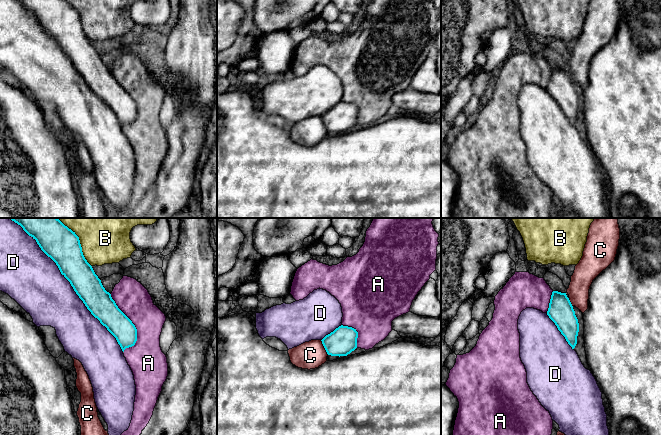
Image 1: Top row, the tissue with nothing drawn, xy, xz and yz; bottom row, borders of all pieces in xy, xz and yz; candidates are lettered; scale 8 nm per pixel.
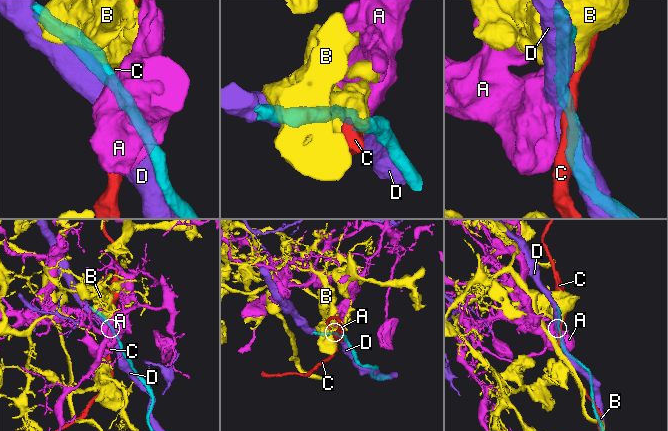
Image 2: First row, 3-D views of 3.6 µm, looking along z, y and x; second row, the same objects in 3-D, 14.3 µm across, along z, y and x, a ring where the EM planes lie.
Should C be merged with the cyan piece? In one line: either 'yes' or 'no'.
no

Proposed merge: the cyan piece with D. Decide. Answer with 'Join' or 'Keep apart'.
Join

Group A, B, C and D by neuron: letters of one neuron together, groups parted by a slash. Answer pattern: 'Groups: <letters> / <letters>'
Groups: A / B / C / D

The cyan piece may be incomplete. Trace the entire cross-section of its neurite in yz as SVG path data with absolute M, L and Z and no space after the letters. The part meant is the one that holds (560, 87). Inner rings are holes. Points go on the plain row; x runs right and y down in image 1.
M553 67L549 79L549 84L546 89L534 84L526 84L523 86L518 95L518 106L520 109L520 134L527 148L527 159L537 173L541 181L550 189L552 196L559 201L559 207L568 213L576 213L579 218L609 218L609 205L607 202L607 190L603 181L602 168L597 160L597 157L590 146L586 145L582 140L577 128L574 126L577 120L577 112L579 108L579 99L575 91L573 82L567 73L566 69Z

